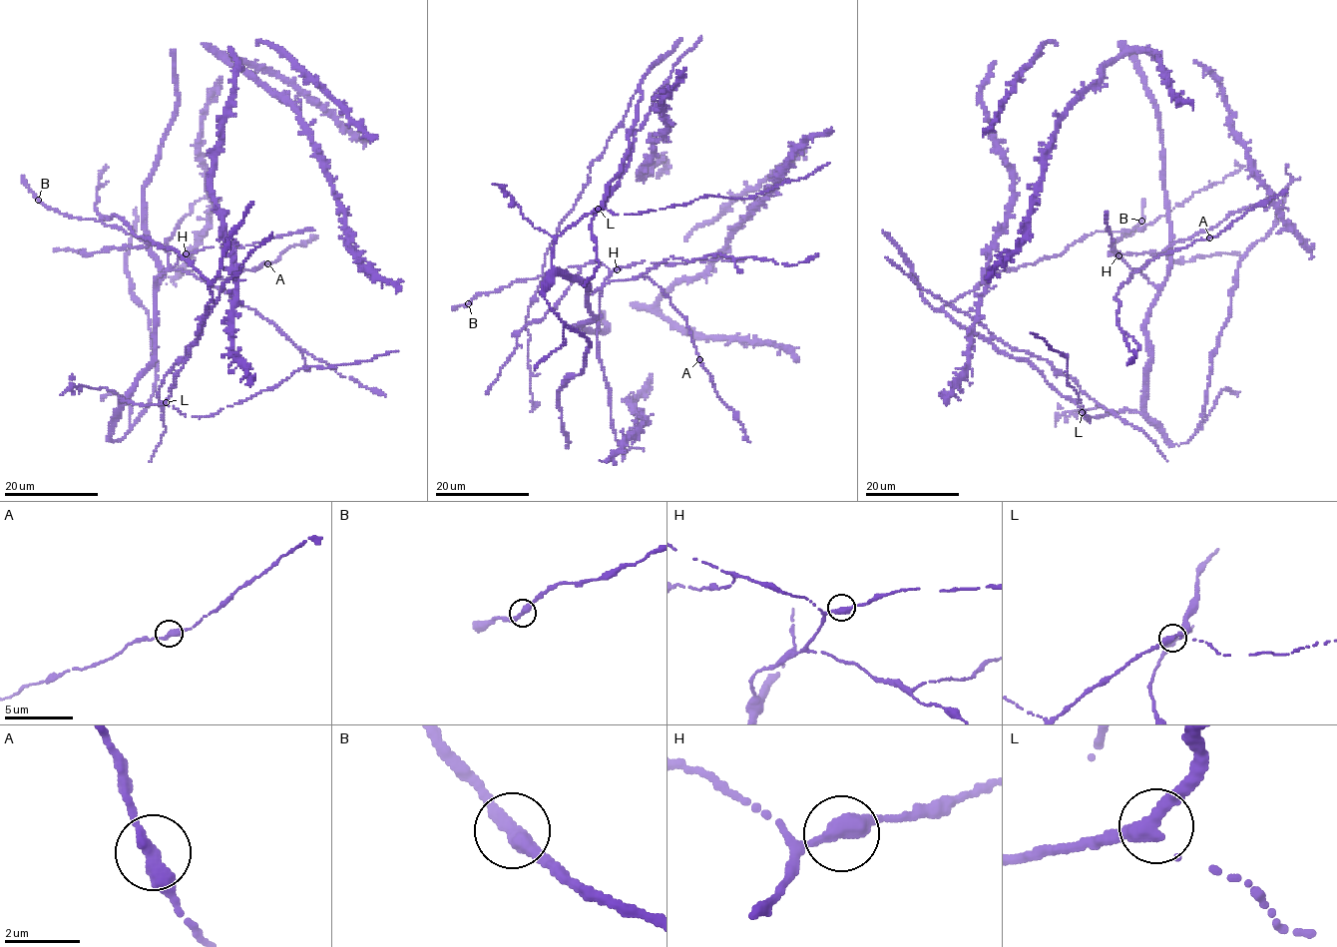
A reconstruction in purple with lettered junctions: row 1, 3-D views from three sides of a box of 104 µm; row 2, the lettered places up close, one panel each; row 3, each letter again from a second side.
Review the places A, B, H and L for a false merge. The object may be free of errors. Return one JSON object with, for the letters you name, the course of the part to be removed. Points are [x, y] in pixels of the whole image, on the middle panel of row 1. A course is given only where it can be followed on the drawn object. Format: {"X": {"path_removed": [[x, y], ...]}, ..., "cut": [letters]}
{"cut": []}

